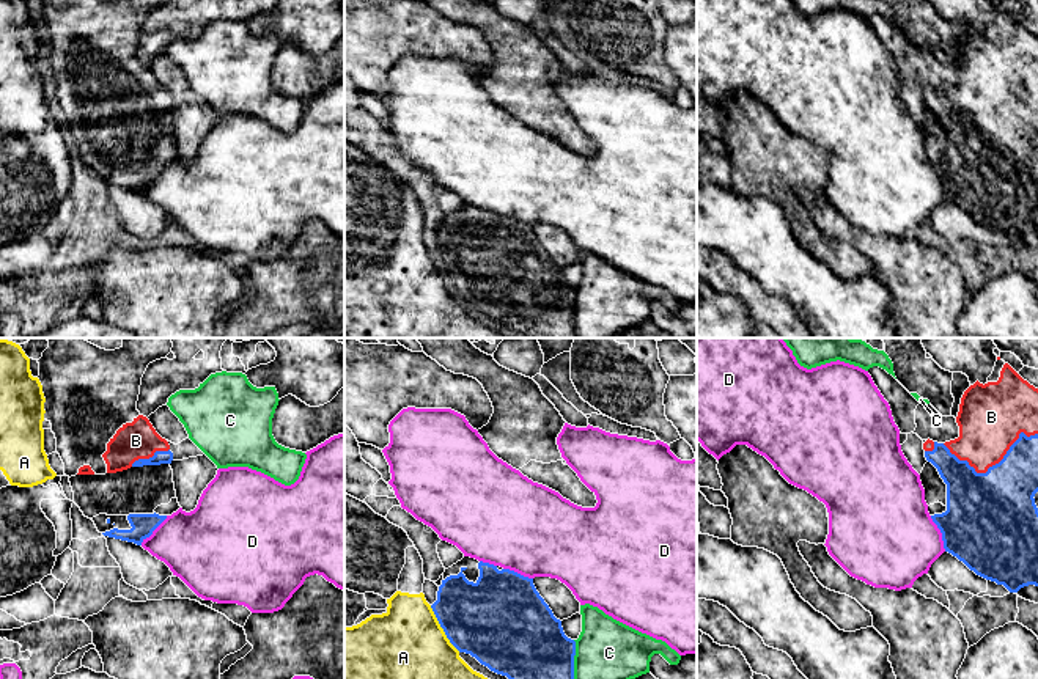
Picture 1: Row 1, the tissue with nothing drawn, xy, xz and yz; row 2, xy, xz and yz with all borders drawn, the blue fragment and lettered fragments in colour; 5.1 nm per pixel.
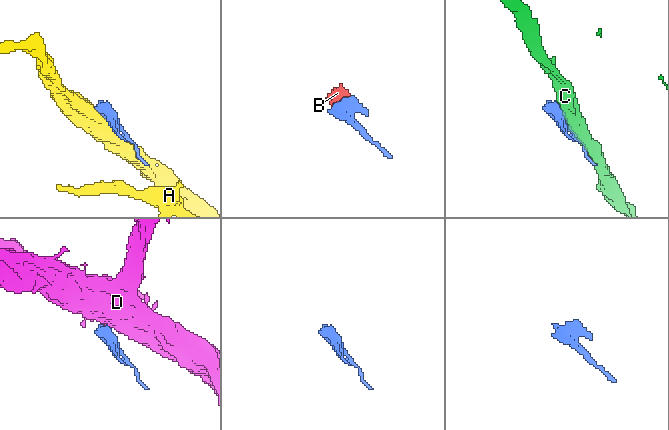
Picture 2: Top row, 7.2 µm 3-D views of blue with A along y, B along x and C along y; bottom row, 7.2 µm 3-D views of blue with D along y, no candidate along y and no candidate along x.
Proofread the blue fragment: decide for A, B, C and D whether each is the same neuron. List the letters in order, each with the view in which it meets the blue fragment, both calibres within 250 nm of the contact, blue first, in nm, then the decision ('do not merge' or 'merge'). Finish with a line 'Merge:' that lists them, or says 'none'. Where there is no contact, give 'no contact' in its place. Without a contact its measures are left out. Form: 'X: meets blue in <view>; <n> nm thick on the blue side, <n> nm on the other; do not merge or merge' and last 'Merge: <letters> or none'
A: meets blue in xz; 400 nm thick on the blue side, 380 nm on the other; do not merge
B: meets blue in yz; 440 nm thick on the blue side, 340 nm on the other; merge
C: meets blue in xz; 380 nm thick on the blue side, 300 nm on the other; do not merge
D: meets blue in yz; 460 nm thick on the blue side, 440 nm on the other; do not merge
Merge: B

